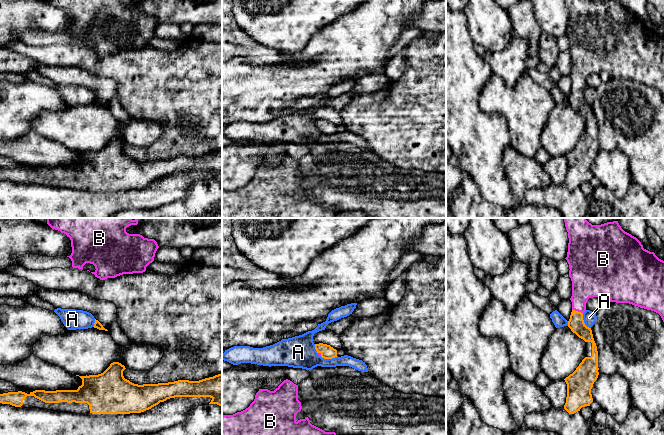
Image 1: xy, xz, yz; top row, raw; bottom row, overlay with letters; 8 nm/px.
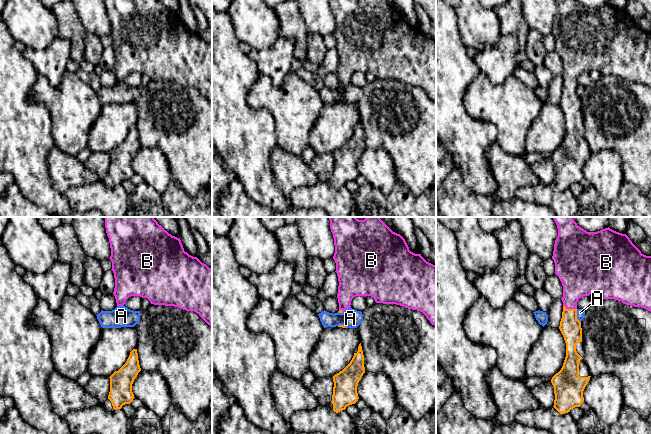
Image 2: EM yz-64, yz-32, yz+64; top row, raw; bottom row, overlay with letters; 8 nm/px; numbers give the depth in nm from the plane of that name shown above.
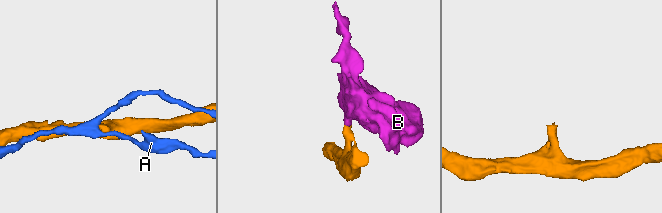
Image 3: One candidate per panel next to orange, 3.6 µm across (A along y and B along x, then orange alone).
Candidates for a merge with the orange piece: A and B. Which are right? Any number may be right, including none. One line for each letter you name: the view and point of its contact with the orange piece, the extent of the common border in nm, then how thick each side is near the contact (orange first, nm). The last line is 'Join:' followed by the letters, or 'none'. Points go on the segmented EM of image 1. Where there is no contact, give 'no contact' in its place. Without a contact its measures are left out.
B: yz (577, 311) | 90 nm | 130/240 nm
Join: B

